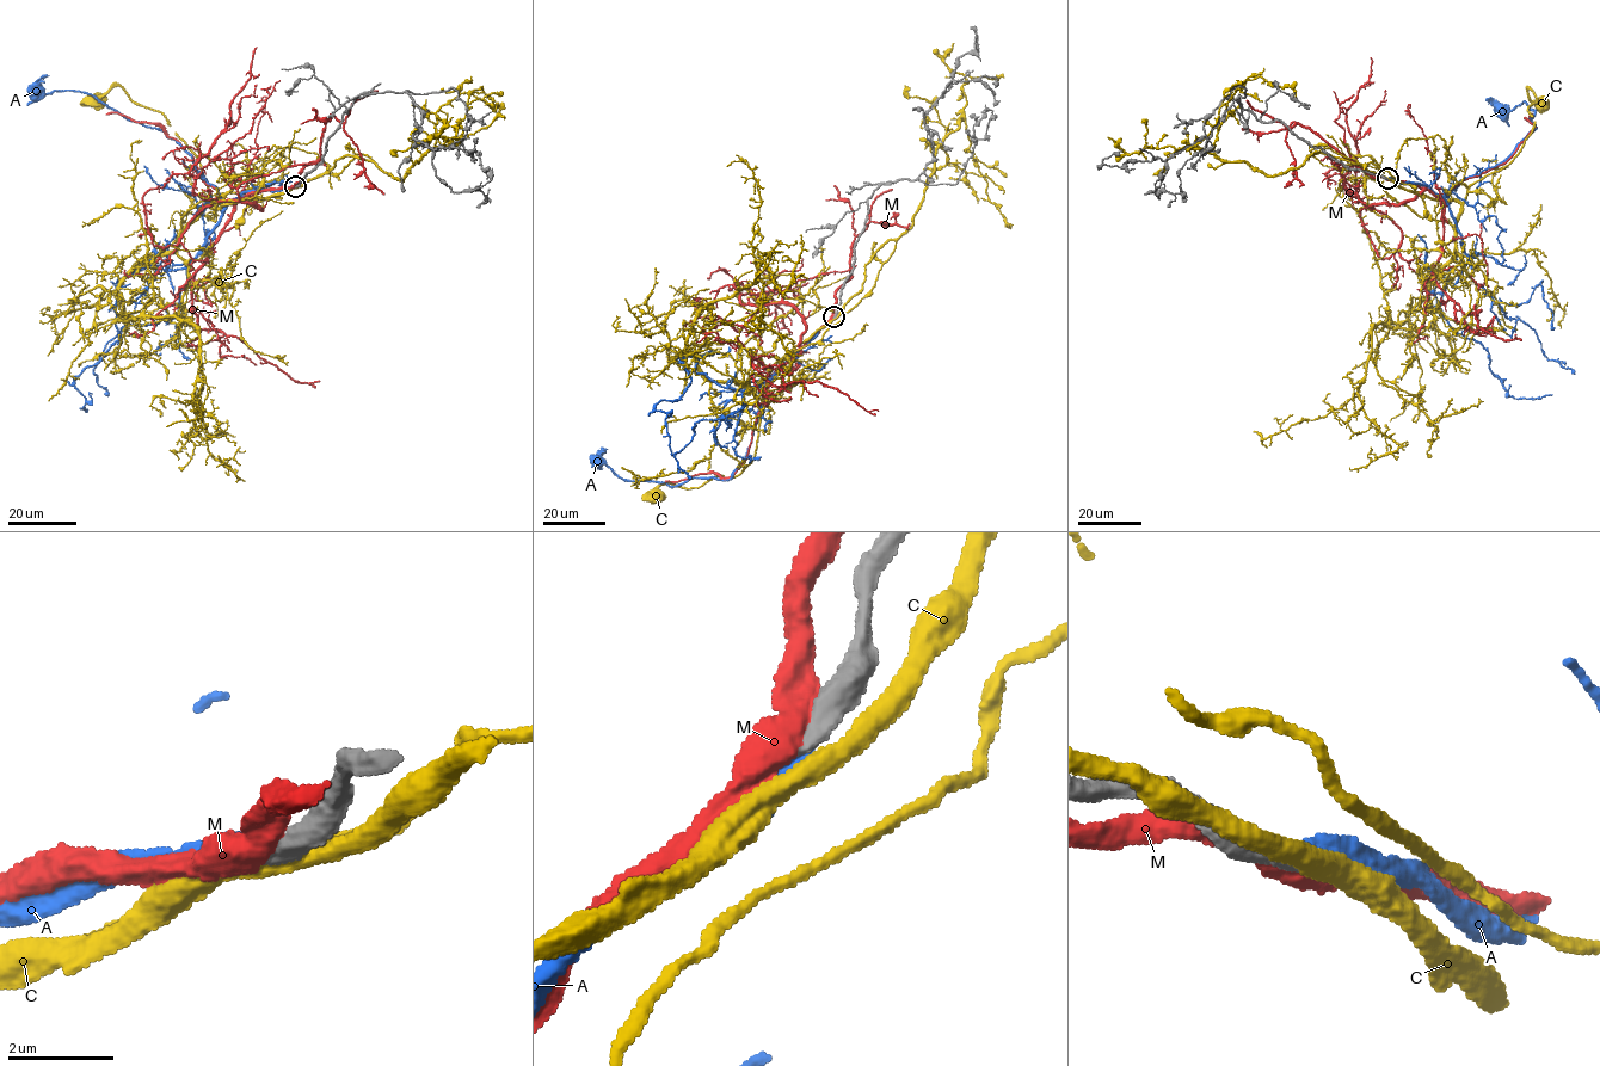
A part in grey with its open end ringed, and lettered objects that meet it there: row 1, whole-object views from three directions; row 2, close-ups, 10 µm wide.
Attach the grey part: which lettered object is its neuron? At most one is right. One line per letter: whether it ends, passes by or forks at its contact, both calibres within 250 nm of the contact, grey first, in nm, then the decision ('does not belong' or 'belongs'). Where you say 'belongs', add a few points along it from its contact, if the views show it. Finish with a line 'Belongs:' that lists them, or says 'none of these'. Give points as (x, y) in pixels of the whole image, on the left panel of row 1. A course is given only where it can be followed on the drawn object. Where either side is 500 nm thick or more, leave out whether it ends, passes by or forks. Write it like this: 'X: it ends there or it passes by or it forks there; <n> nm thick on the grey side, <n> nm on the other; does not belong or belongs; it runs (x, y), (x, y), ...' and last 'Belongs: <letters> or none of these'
A: it ends there; 400 nm thick on the grey side, 360 nm on the other; belongs; it runs (295, 186), (242, 192), (226, 203), (201, 177), (192, 156), (162, 131), (124, 117), (91, 94), (35, 90)
C: it passes by; 420 nm thick on the grey side, 420 nm on the other; does not belong
M: 550 nm thick on the grey side, 500 nm on the other; does not belong
Belongs: A

